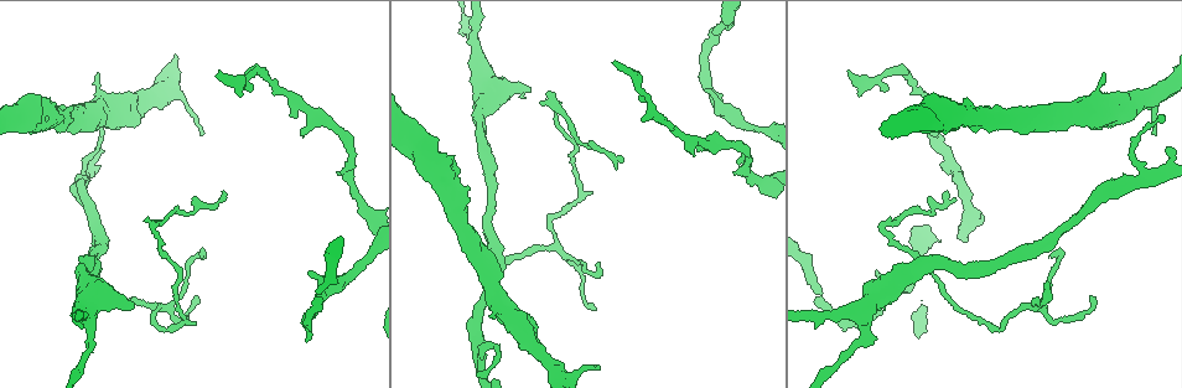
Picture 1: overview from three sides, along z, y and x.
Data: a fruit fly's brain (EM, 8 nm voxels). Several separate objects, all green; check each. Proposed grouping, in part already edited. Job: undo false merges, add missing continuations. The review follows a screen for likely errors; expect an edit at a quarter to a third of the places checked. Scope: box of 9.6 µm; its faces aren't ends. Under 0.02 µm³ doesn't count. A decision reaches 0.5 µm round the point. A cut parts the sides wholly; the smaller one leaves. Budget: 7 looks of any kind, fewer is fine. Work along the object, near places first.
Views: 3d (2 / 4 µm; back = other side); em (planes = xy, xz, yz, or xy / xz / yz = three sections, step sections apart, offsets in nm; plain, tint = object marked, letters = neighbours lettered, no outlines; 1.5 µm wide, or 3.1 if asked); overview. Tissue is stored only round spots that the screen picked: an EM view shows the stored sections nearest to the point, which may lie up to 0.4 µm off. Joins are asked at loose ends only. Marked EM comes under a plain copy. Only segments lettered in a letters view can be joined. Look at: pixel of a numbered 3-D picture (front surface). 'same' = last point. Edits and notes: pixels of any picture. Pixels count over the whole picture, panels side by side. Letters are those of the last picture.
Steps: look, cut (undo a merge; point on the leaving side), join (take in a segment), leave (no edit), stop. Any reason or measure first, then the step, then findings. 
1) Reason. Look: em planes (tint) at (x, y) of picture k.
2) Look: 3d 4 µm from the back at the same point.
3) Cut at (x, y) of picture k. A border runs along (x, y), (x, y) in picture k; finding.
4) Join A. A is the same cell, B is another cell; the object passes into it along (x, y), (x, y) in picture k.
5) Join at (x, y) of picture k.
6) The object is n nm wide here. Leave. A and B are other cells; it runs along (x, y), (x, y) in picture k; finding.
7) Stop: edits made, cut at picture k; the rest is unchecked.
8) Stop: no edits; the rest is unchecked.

An open end. Look: 3d 2 µm at (1049, 283) of picture 1.

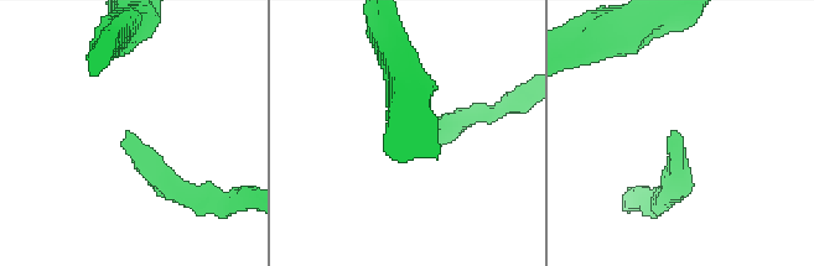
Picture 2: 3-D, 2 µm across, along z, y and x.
Look: em xy step 4 (tint) at (680, 135) of picture 2.

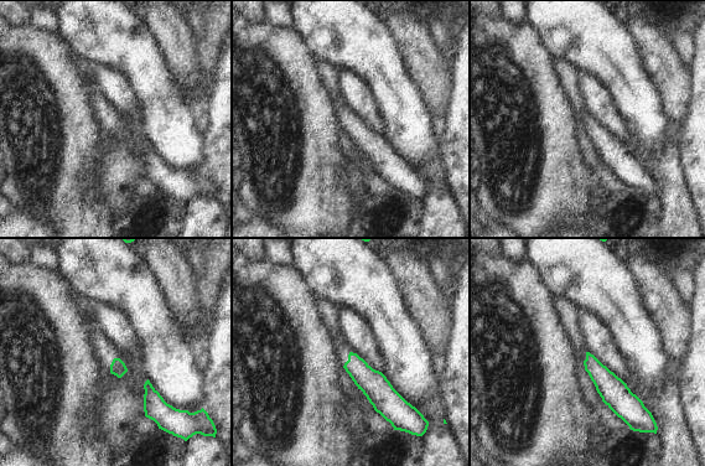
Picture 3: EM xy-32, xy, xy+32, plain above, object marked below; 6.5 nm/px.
Cut it another way. Look: em planes (letters) at the same point.

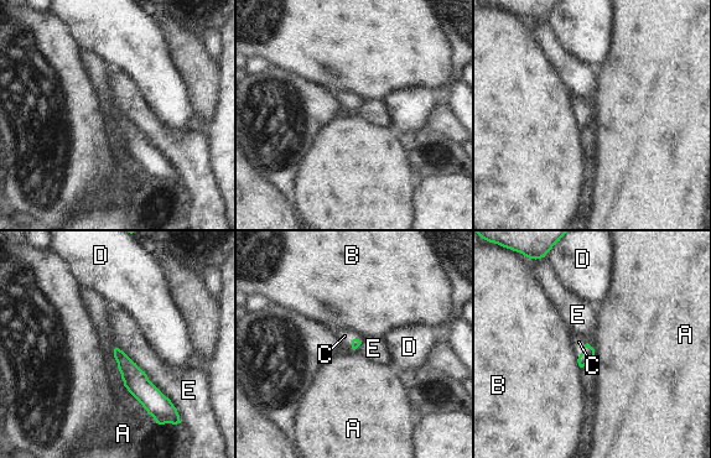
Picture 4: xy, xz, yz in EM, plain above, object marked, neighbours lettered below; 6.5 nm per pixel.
The longest contact is with E, 550 nm. Join at (579, 342) of picture 4. C is the same cell, A, B, D and E are other cells; the object passes into it along (585, 358), (582, 352), (579, 342) in picture 4; the neuron continues.

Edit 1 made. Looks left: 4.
Calibre changes. Look: 3d 4 µm at (860, 340) of picture 1.

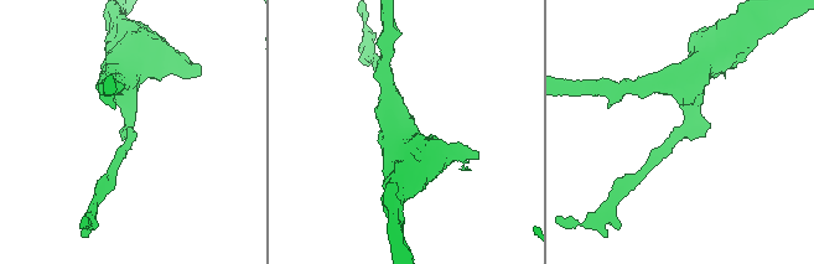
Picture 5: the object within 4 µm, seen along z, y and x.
The arms are 170, 500 nm wide; shape alone is not enough. Look: em yz step 4 (tint) at (689, 125) of picture 5.

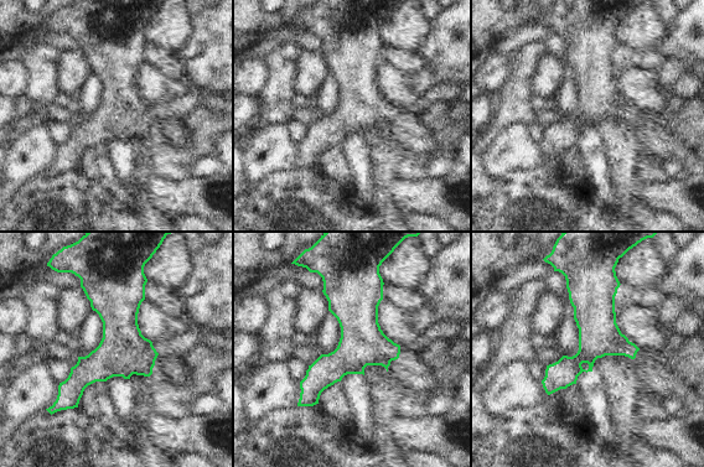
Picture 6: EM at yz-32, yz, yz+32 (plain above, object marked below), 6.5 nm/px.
Cut it another way. Look: em planes (letters) at the same point.

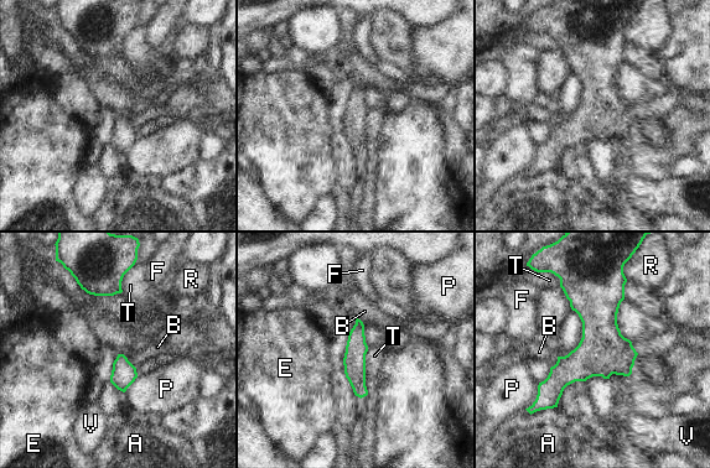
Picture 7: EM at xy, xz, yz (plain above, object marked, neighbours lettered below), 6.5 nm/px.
The object is 140 nm wide here. Leave. A, B, E, F, P, R, T and V are other cells; continuous, no second neuron.

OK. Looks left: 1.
Stop: edits made, join at picture 4; the rest is unchecked.

